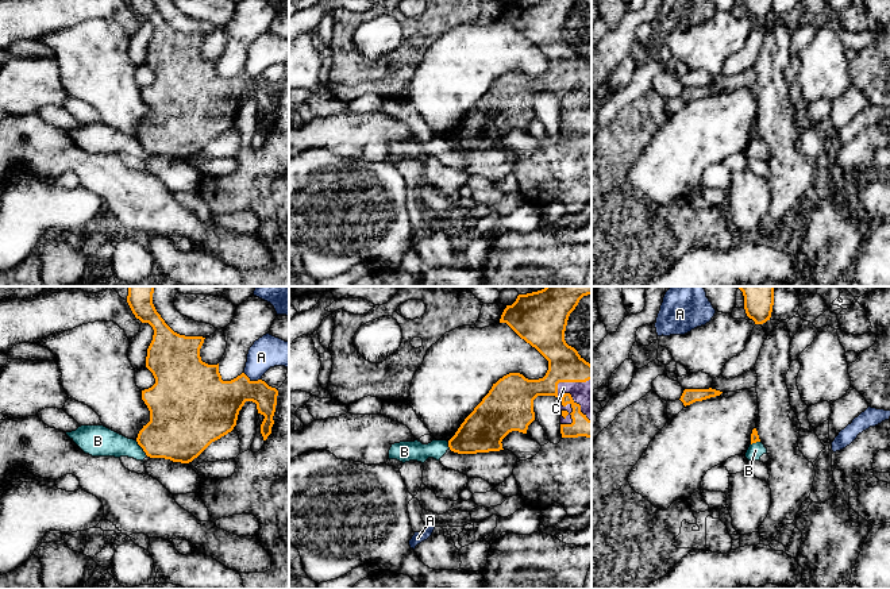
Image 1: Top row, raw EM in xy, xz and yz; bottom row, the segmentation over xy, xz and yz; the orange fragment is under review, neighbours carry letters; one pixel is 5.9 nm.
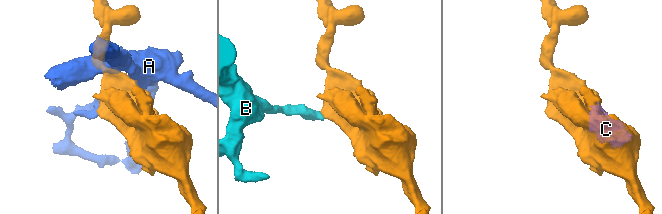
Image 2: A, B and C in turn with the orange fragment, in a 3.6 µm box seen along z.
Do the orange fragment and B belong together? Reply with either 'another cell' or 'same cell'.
another cell

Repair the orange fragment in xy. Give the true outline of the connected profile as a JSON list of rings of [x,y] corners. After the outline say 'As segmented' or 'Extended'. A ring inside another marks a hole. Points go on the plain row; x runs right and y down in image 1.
[[[128,0],[132,11],[142,20],[149,20],[153,27],[153,38],[147,46],[146,65],[153,70],[155,81],[142,88],[142,97],[150,108],[150,119],[139,128],[136,139],[150,155],[165,155],[173,159],[189,161],[197,155],[212,139],[220,136],[234,127],[238,112],[246,99],[257,101],[258,111],[265,116],[261,122],[263,138],[271,131],[273,113],[277,103],[278,88],[265,78],[251,78],[244,70],[231,78],[223,78],[217,62],[201,58],[200,46],[203,34],[185,34],[174,30],[157,9],[153,0]]]. As segmented

